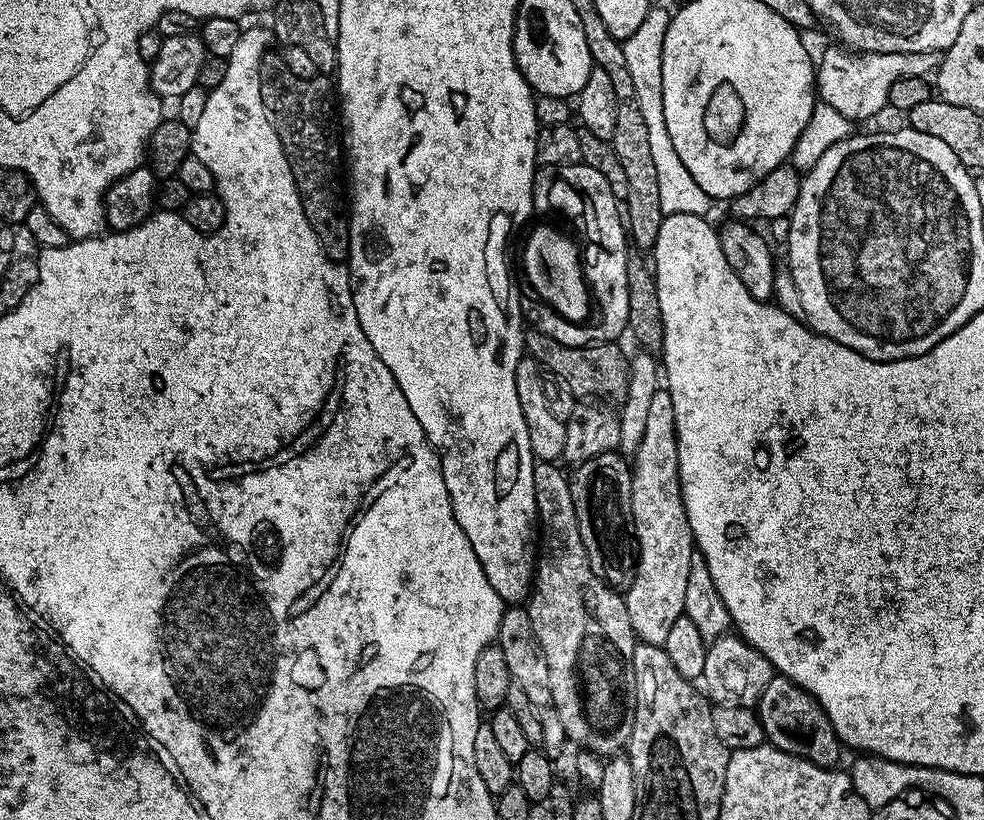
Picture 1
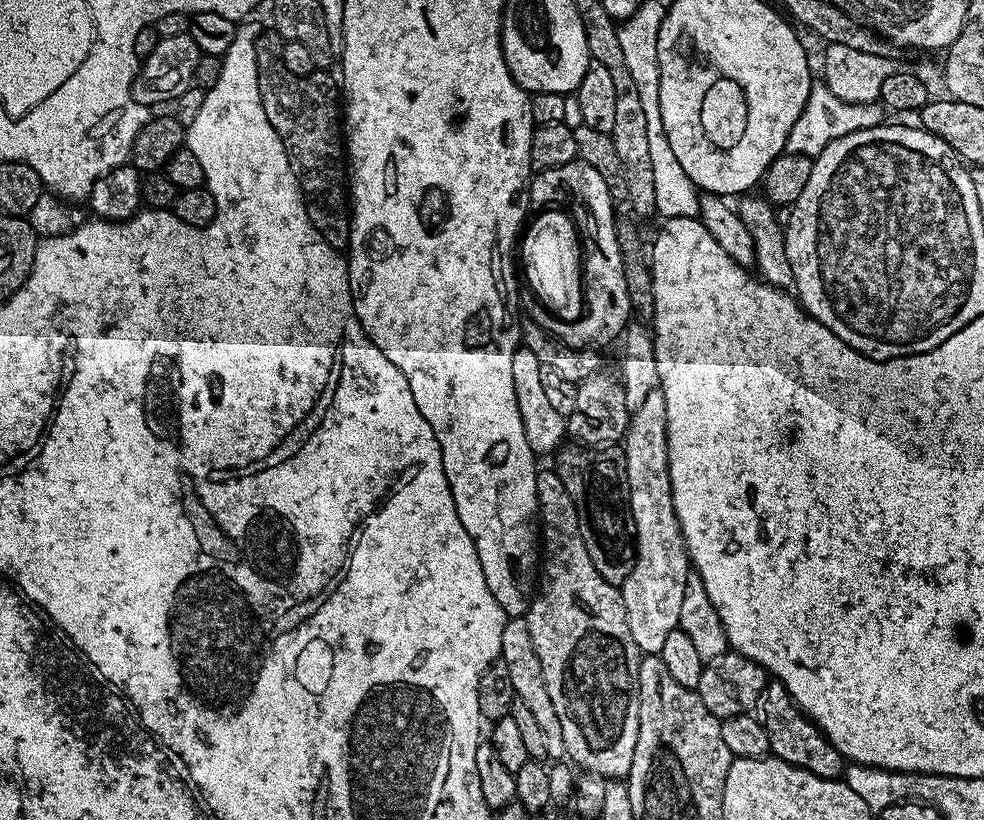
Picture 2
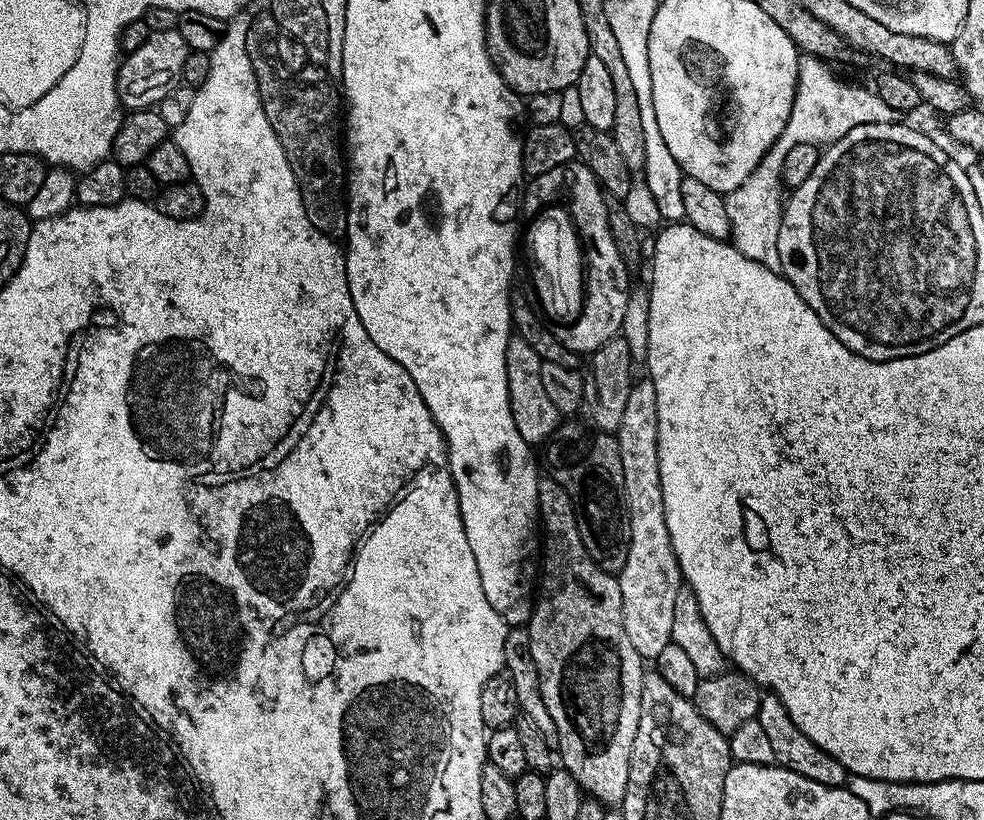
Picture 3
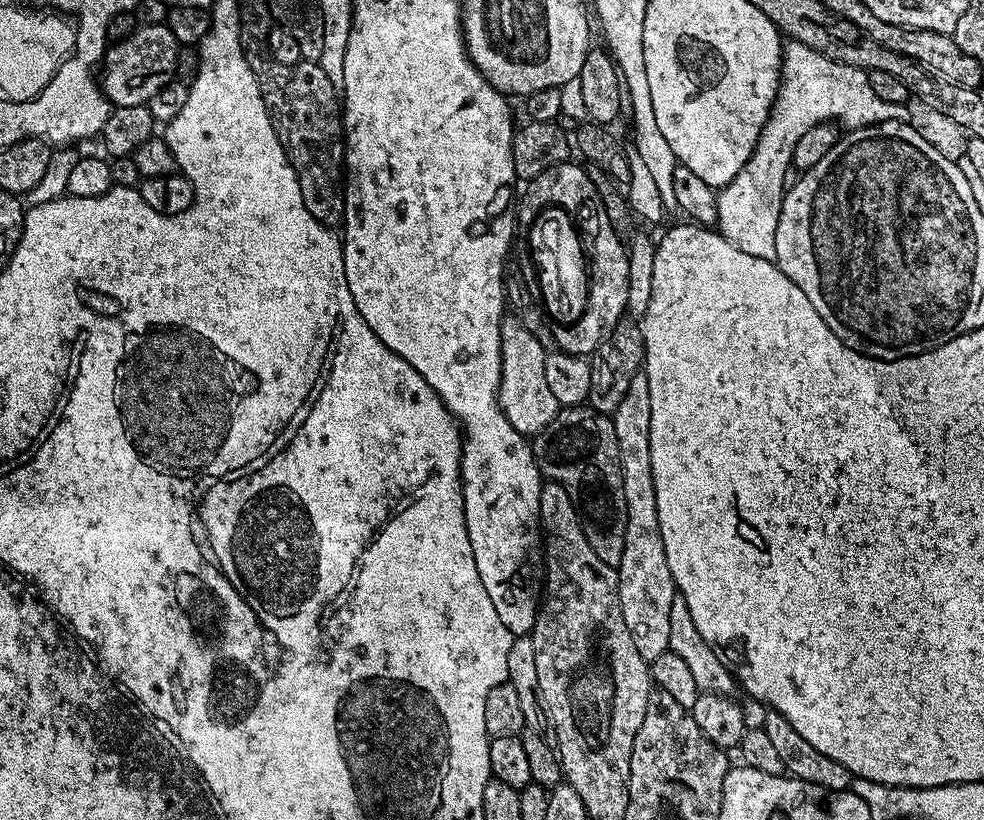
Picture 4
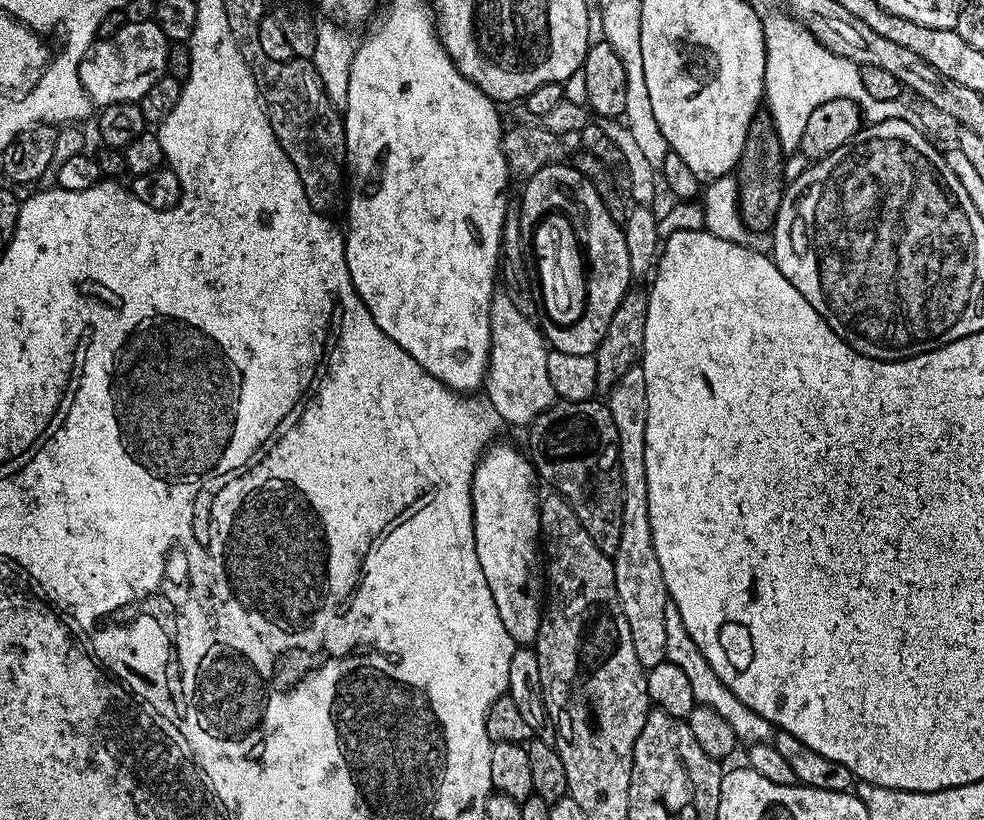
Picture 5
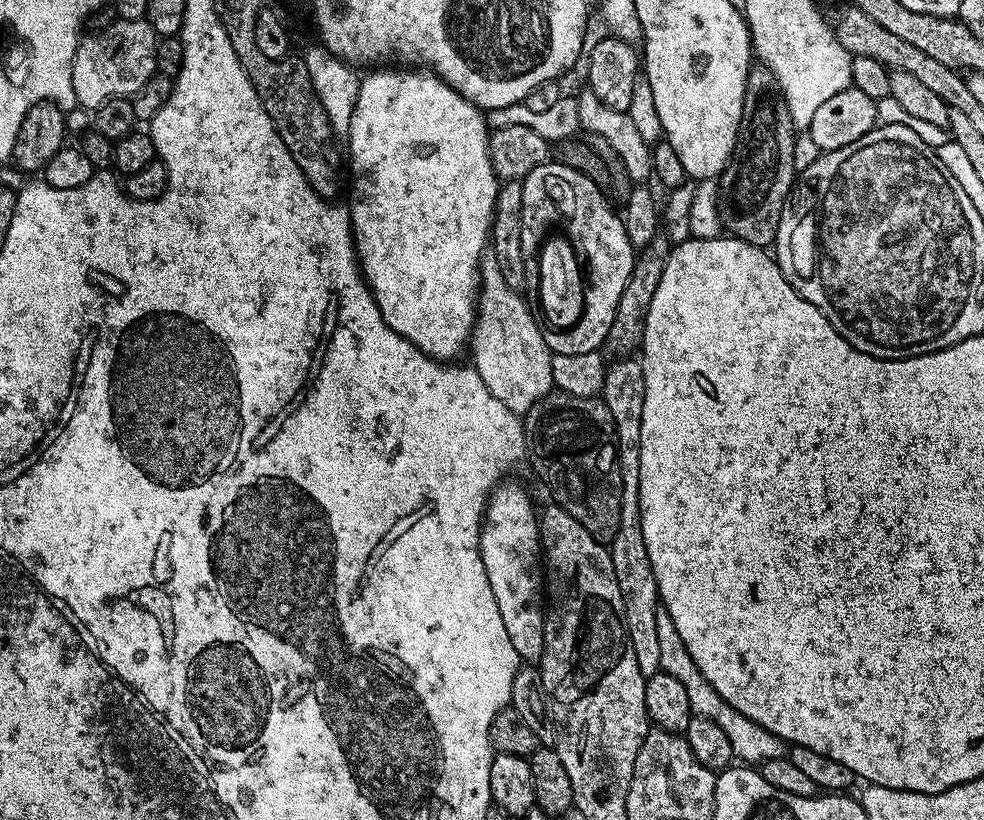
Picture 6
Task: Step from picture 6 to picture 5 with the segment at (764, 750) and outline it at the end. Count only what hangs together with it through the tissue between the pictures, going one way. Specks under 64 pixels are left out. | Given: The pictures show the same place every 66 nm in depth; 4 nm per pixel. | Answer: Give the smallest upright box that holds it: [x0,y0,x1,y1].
[664,618,773,745]

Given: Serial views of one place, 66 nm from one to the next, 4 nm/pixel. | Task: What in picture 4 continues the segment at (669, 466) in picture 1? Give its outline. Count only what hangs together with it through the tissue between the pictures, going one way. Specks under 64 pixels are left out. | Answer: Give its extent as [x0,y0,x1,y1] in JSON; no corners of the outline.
[611,374,678,661]

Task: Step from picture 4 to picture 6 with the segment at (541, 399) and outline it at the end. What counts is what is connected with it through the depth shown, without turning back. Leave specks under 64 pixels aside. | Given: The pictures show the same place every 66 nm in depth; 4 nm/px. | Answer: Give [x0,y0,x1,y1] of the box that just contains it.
[470,254,553,412]

